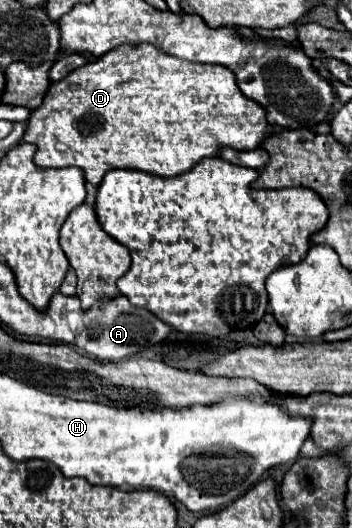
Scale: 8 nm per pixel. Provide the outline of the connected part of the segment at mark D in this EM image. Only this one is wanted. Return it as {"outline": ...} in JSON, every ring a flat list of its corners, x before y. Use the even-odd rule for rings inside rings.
{"outline":[[141,43,141,45,121,45,101,57,91,59,89,63,85,63,83,67,75,69,73,73,69,73,69,77,63,77,57,83,49,85,49,93,45,93,45,103,31,111,29,119,27,119,27,129,23,135,23,143,33,143,37,147,35,151,35,165,39,167,81,167,85,181,91,185,99,185,103,175,111,169,137,169,137,171,145,171,145,173,153,173,159,177,173,177,173,175,181,175,185,171,189,171,197,161,201,161,203,157,215,157,219,155,221,147,233,147,237,151,249,151,249,149,257,149,261,145,261,141,273,133,273,125,267,123,265,119,265,109,247,99,237,83,235,83,235,75,221,67,221,65,207,65,207,63,191,63,191,61,181,61,169,53,161,53,161,49,157,49,155,45,149,43]]}

